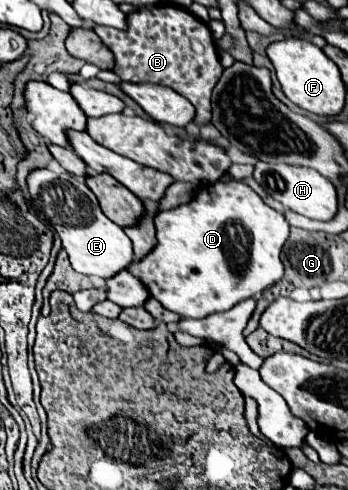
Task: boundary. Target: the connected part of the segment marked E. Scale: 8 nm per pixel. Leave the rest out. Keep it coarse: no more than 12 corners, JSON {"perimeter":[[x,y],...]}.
{"perimeter":[[29,175],[35,215],[77,273],[109,279],[133,245],[83,177]]}

